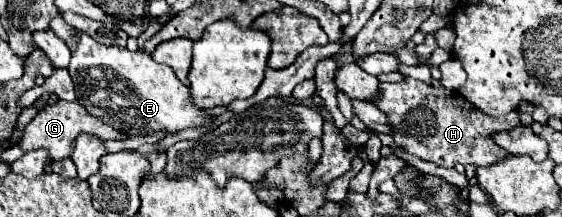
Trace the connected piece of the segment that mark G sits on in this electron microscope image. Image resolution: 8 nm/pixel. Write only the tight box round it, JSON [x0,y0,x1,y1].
[19,102,125,160]

